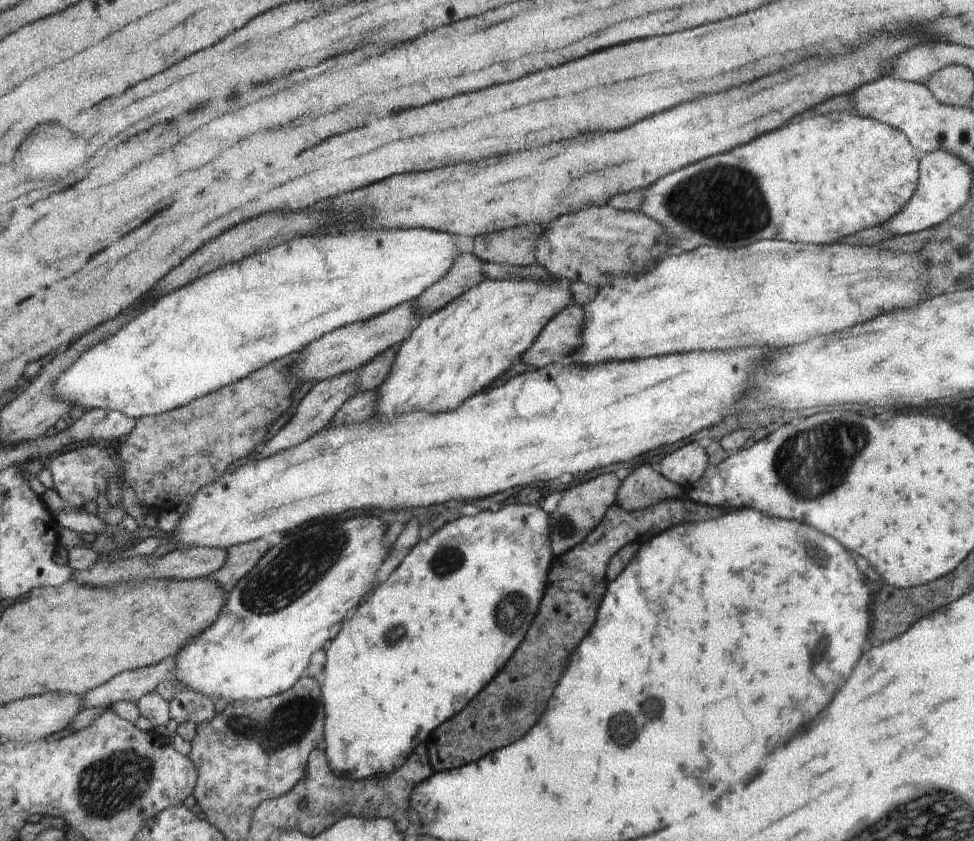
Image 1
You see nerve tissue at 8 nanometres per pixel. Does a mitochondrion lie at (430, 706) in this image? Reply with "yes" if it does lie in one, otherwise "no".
no

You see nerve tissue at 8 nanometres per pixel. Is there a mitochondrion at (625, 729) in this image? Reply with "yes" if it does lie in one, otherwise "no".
yes

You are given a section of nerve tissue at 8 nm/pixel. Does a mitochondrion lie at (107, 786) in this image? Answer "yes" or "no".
yes

